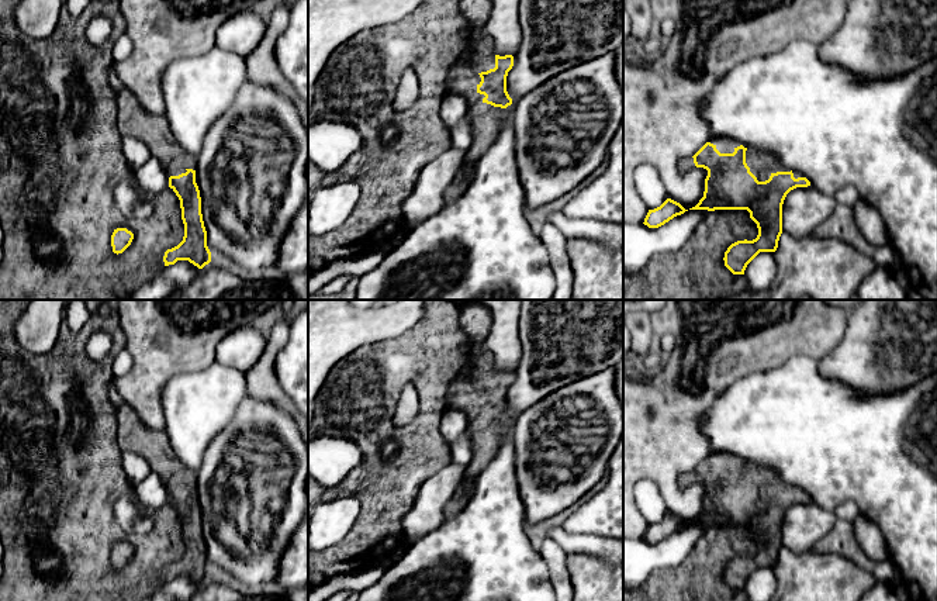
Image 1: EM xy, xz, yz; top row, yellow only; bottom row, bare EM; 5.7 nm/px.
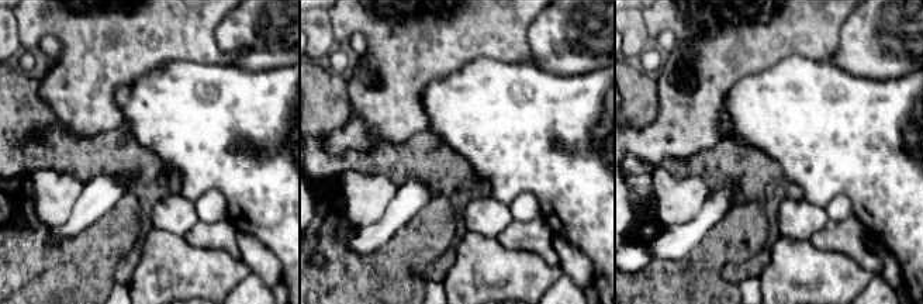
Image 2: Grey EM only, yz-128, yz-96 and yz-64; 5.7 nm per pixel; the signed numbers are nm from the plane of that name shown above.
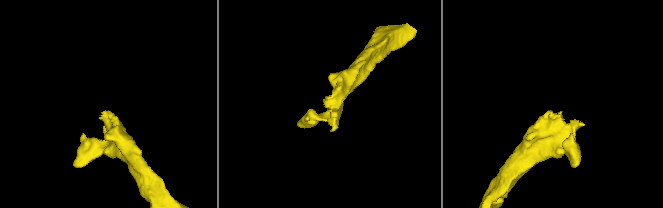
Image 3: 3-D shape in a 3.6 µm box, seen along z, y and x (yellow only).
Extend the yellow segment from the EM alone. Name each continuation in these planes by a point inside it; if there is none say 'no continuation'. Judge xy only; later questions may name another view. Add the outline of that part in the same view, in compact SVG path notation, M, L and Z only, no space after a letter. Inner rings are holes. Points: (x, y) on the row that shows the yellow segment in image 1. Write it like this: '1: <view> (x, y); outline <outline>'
1: xy (132, 120); outline M127 87L117 93L117 127L121 135L145 142L159 159L167 177L197 170L197 156L186 152L176 141L165 115L149 114Z

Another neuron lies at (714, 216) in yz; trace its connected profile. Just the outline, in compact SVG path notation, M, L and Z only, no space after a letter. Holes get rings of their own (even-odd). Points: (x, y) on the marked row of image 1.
M747 210L710 211L681 249L656 255L636 273L623 273L623 300L710 300L739 294L748 281L725 266L725 252L732 243L757 235Z

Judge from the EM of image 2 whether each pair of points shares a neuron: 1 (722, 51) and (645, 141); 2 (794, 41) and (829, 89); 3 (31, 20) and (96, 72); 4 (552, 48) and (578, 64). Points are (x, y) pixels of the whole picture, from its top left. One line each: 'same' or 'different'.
1: same
2: different
3: same
4: same

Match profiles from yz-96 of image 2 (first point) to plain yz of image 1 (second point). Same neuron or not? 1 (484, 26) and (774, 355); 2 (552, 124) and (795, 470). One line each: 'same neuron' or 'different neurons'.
1: same neuron
2: same neuron

